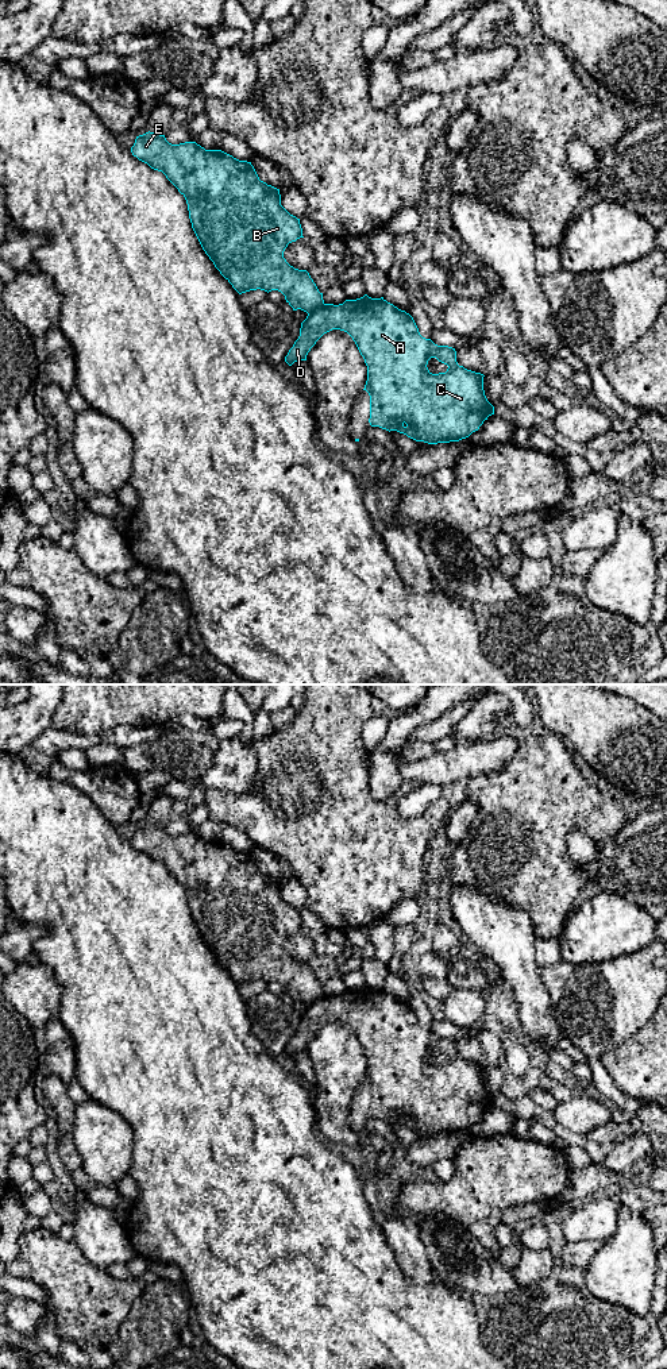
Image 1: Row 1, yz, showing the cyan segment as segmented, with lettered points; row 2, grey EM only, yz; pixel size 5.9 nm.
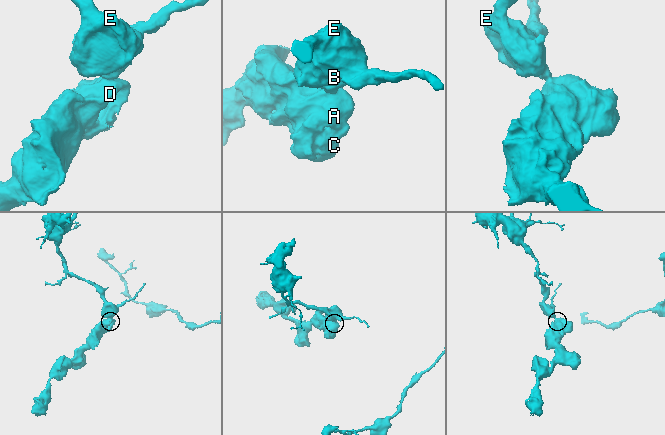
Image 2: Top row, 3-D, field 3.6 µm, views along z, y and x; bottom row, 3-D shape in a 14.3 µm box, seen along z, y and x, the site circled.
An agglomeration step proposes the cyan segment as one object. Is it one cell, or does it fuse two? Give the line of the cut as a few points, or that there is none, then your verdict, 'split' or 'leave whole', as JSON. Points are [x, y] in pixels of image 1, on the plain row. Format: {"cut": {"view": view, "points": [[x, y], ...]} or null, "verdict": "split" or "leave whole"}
{"cut": {"view": "yz", "points": [[323, 994], [308, 1006]]}, "verdict": "split"}

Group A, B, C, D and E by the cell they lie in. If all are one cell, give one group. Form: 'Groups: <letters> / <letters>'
Groups: A C D / B E

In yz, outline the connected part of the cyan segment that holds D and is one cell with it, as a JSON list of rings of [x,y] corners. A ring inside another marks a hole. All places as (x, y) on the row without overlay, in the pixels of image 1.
[[[365,986],[339,996],[323,995],[301,1014],[300,1027],[285,1053],[292,1057],[297,1052],[306,1052],[316,1033],[332,1021],[347,1023],[365,1050],[367,1072],[363,1081],[370,1087],[371,1118],[397,1122],[416,1133],[437,1135],[469,1129],[494,1106],[494,1098],[483,1081],[485,1067],[459,1057],[455,1040],[437,1037],[423,1029],[413,1009],[383,988],[371,990]],[[431,1049],[447,1056],[447,1063],[432,1065],[427,1058]]]

